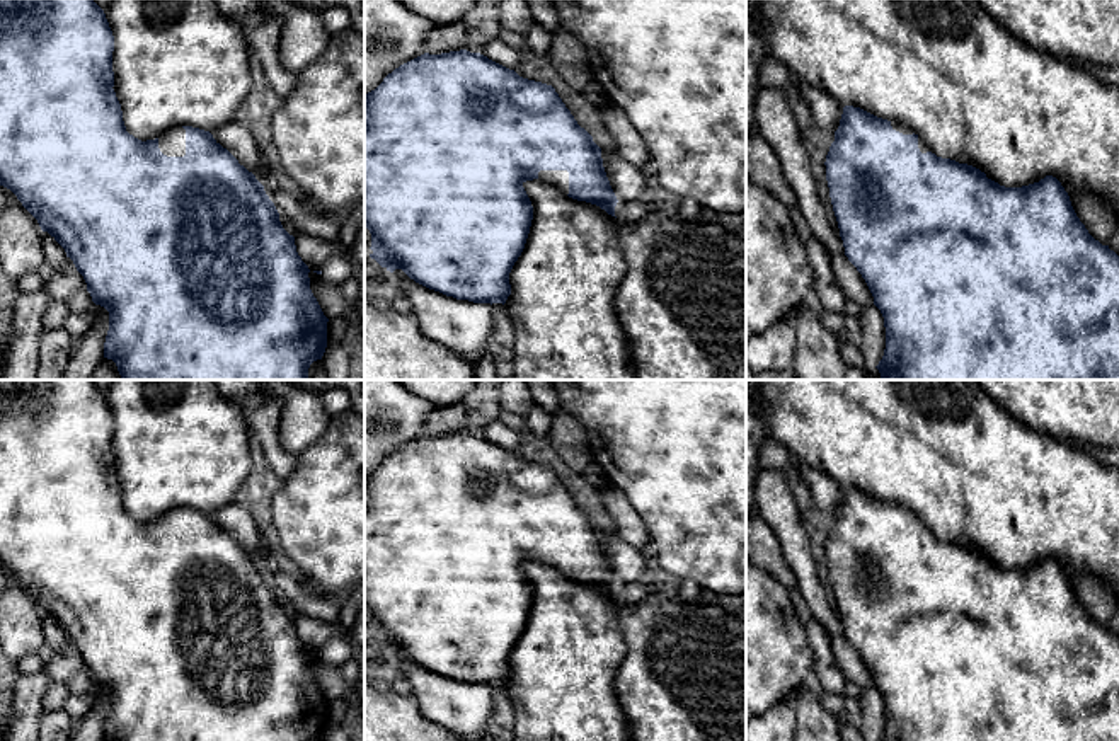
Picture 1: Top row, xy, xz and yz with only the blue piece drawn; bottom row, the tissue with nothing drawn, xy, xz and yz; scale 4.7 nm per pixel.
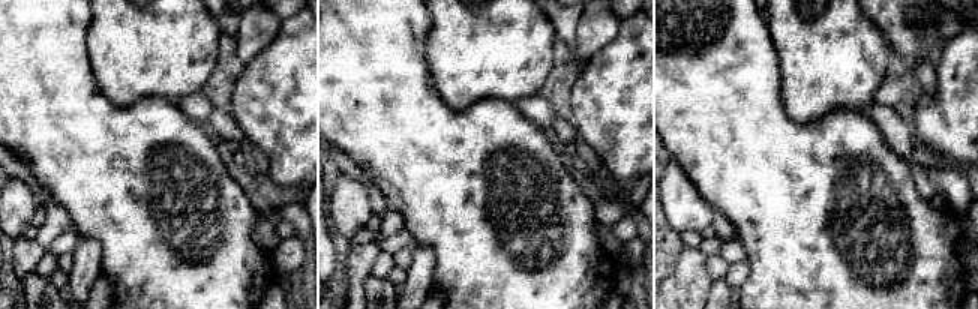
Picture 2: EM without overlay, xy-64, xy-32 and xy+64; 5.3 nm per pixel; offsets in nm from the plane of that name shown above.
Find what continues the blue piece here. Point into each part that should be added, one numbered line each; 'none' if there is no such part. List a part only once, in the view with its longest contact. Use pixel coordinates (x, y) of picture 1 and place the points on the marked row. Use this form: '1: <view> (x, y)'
1: xy (172, 143)

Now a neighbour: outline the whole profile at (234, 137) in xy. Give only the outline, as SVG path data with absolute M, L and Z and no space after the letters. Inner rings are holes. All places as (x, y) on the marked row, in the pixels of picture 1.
M230 121L213 129L211 135L216 143L227 148L262 186L271 186L274 182L276 174L261 170L264 152L245 126Z

